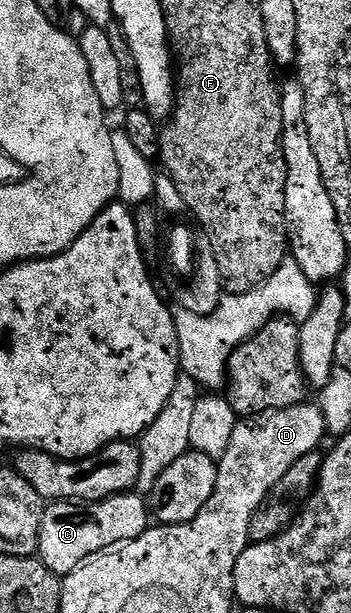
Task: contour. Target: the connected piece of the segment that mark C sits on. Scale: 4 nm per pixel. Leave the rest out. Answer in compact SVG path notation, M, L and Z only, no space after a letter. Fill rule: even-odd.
M138 493L114 495L96 503L55 501L43 509L37 557L54 575L62 577L82 567L97 553L109 549L109 545L141 537L148 526L149 503Z

